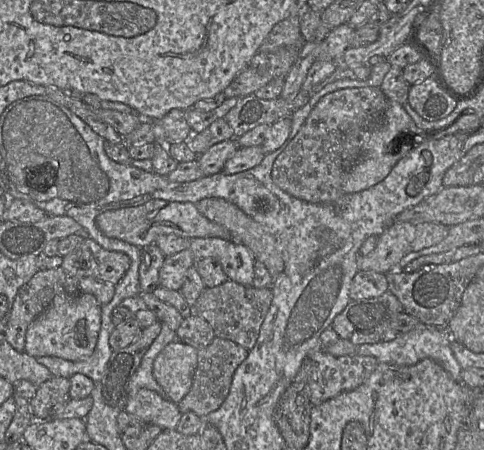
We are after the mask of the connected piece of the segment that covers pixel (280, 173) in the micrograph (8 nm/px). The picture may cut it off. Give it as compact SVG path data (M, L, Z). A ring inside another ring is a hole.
M380 87L348 88L324 96L313 108L296 136L276 158L271 174L273 182L295 198L331 205L342 210L346 206L346 193L342 189L344 176L361 156L363 133L382 120L388 101Z

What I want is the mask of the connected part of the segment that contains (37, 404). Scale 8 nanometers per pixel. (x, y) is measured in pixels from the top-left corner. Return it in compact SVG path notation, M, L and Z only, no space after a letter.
M53 376L38 386L34 397L29 401L34 420L46 420L70 399L69 378Z

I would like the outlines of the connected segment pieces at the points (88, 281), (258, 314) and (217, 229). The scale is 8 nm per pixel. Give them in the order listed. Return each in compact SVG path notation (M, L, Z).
M61 266L48 270L39 270L27 283L19 288L8 315L4 335L15 350L25 352L25 337L29 325L49 306L53 298L60 293L92 294L102 306L112 300L115 293L115 285L92 277L71 276Z
M227 279L218 286L206 287L192 310L209 323L216 337L231 340L249 351L257 341L261 325L271 305L272 294L272 288L245 286Z
M152 199L139 206L102 212L96 217L96 225L107 237L125 241L139 248L154 243L160 235L165 234L175 234L188 239L217 237L233 240L227 228L203 216L192 202Z

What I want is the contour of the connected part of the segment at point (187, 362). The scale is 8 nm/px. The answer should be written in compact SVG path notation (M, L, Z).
M177 340L156 357L153 376L168 399L178 404L190 391L197 366L197 349Z

